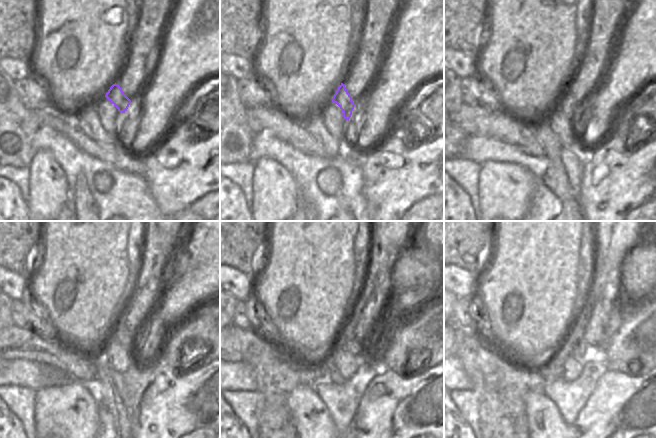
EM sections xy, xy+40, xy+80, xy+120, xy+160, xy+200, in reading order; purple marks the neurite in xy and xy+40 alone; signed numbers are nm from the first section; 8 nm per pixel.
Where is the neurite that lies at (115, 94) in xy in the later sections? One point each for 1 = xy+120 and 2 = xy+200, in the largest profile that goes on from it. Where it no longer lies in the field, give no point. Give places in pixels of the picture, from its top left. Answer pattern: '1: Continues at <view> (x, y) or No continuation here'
1: Continues at xy+120 (121, 334)
2: Continues at xy+200 (581, 351).

